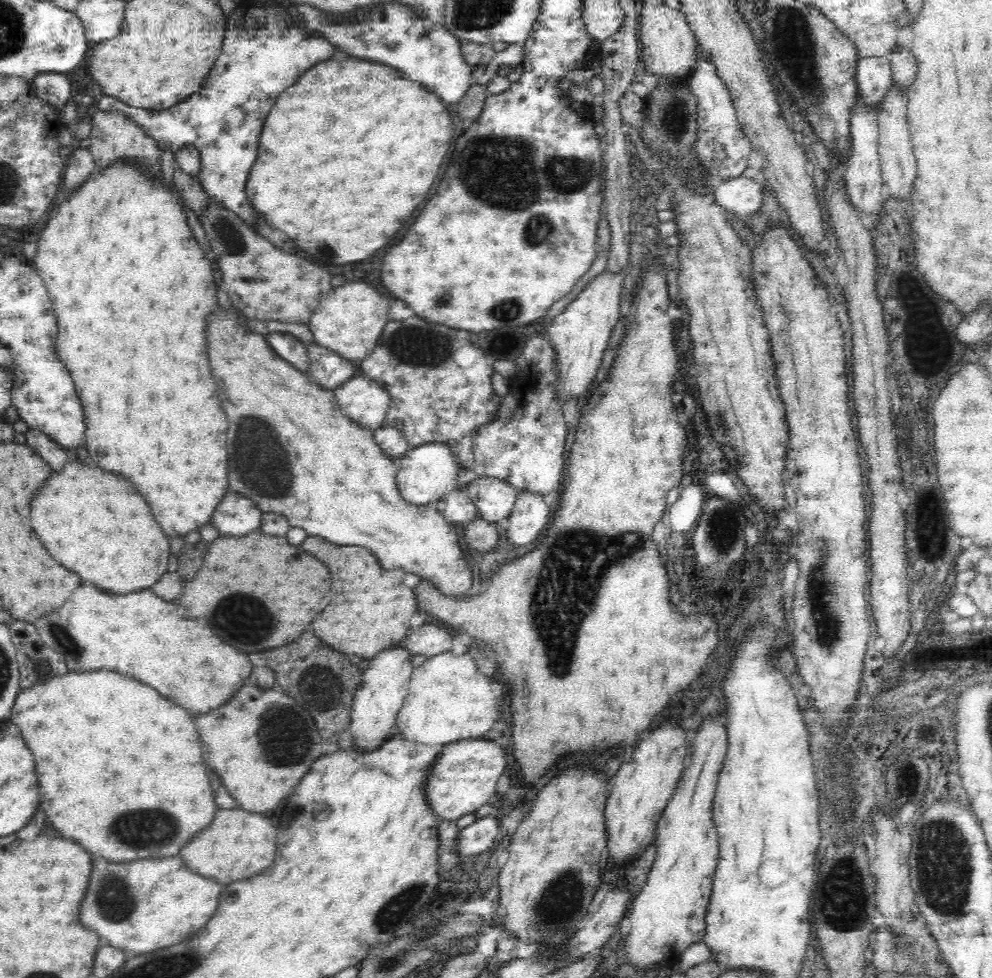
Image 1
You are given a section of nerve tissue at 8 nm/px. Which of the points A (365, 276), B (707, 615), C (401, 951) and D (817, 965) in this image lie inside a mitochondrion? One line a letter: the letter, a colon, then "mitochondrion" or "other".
A: other
B: other
C: mitochondrion
D: other

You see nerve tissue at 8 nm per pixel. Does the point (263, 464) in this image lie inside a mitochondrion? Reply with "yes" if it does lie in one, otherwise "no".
yes

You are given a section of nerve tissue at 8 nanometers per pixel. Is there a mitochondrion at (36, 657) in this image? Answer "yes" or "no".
yes

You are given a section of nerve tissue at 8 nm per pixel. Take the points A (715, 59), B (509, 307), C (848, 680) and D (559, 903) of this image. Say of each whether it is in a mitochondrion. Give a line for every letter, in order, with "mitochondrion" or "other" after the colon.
A: other
B: mitochondrion
C: other
D: mitochondrion

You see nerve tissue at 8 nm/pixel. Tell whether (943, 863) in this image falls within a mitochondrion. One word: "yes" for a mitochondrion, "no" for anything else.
yes

